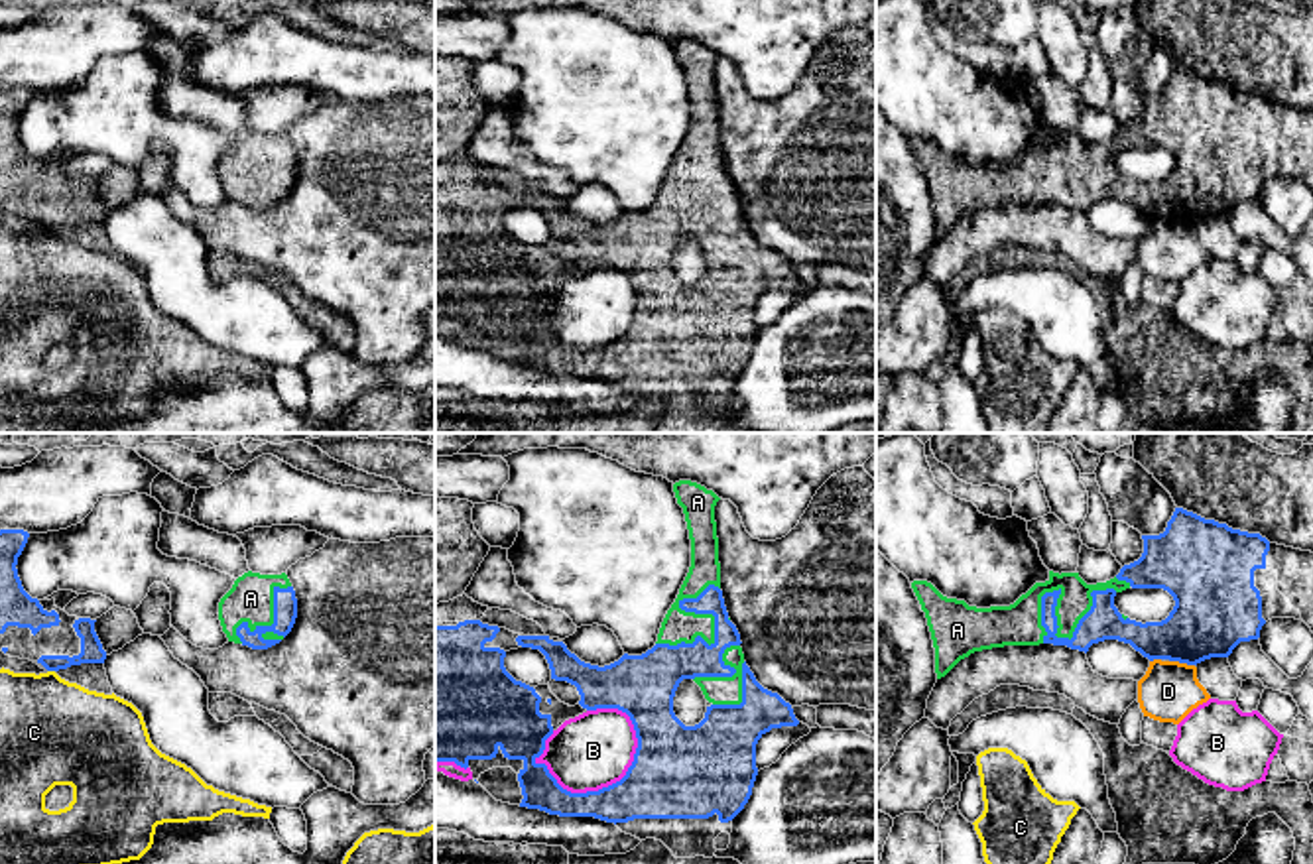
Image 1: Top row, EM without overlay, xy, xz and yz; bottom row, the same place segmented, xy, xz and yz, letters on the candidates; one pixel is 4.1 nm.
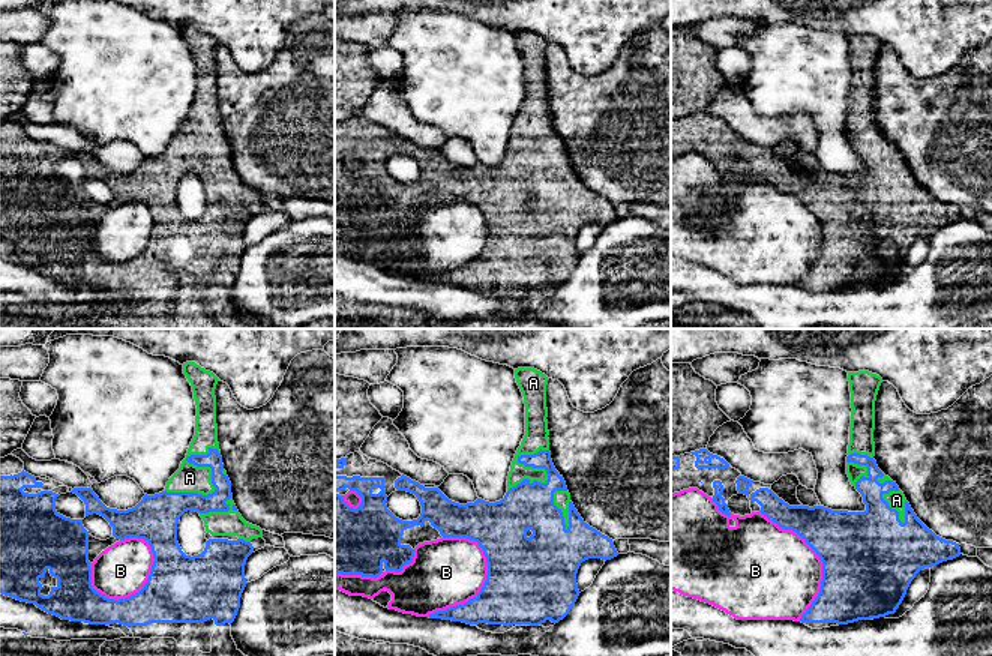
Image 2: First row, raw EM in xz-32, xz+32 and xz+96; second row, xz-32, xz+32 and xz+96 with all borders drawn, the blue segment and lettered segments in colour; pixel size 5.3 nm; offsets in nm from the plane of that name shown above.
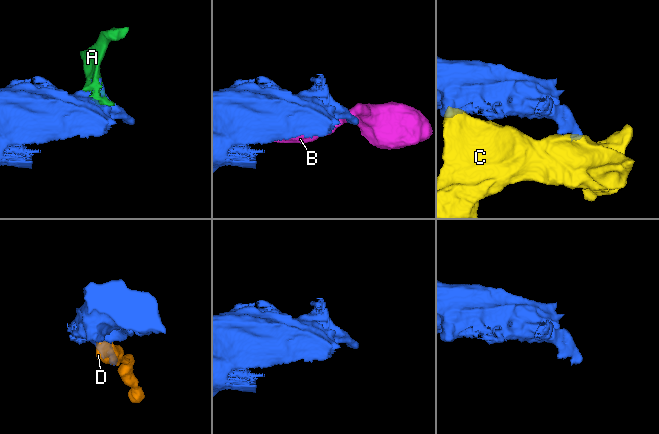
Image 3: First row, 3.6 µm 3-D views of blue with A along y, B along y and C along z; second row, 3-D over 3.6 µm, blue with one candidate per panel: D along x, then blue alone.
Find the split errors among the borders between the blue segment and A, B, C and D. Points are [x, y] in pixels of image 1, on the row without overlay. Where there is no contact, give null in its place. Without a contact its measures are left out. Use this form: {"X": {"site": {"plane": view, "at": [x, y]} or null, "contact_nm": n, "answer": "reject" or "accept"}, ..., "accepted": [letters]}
{"A": {"site": {"plane": "yz", "at": [1056, 184]}, "contact_nm": 380, "answer": "accept"}, "B": {"site": {"plane": "xz", "at": [603, 347]}, "contact_nm": 440, "answer": "reject"}, "C": {"site": {"plane": "xy", "at": [52, 229]}, "contact_nm": 30, "answer": "reject"}, "D": {"site": {"plane": "yz", "at": [1182, 221]}, "contact_nm": 110, "answer": "reject"}, "accepted": ["A"]}

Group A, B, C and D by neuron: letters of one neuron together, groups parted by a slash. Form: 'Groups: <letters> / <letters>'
Groups: A / B / C / D

